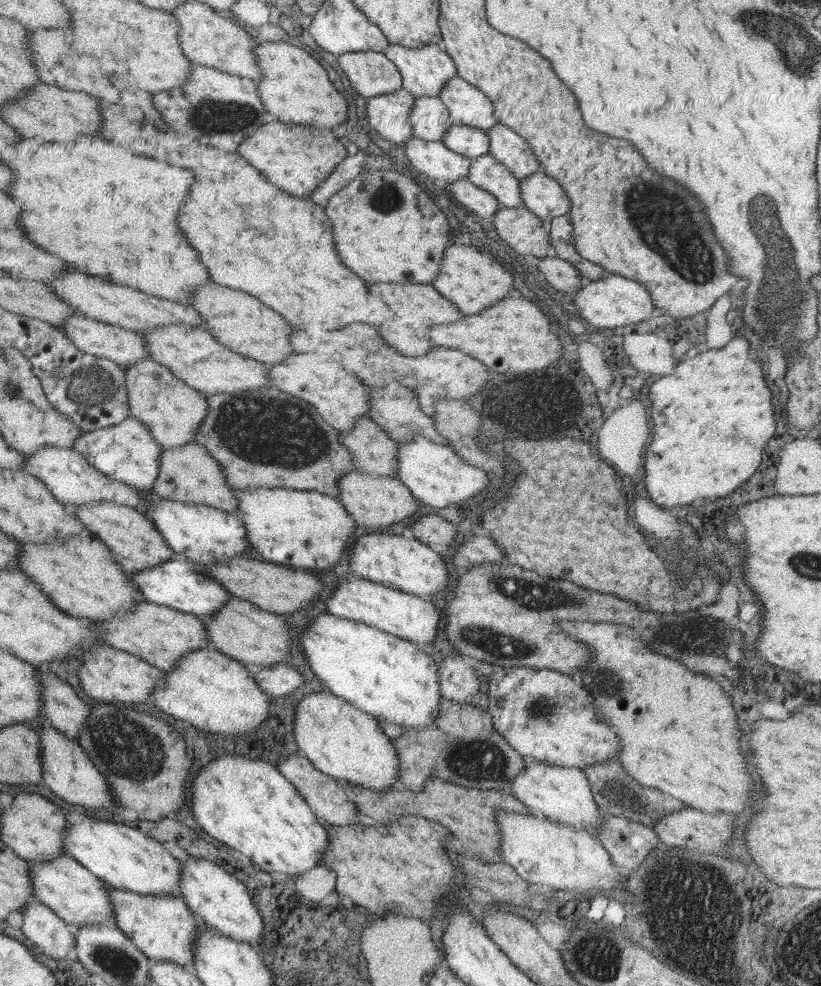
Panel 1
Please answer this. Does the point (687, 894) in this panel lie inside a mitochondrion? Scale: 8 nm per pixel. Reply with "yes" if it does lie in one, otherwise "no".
yes

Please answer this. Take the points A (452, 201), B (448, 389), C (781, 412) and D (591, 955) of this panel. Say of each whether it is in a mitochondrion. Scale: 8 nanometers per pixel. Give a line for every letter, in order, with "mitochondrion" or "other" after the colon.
A: other
B: other
C: other
D: mitochondrion

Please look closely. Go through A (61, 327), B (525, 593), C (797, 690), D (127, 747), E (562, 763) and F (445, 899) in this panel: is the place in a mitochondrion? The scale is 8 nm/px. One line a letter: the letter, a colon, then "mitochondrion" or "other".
A: other
B: mitochondrion
C: other
D: mitochondrion
E: other
F: other

